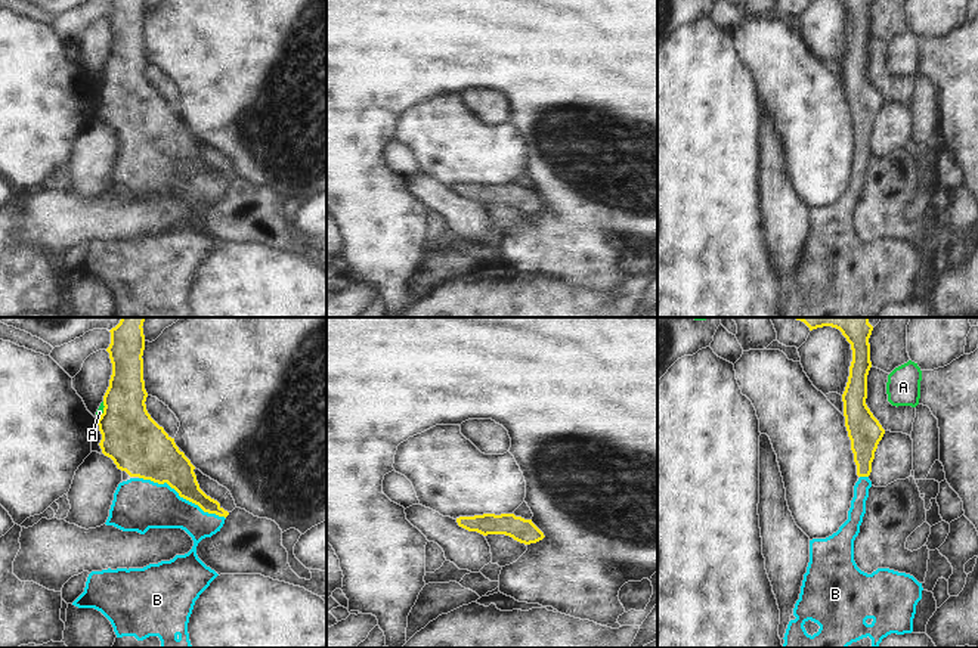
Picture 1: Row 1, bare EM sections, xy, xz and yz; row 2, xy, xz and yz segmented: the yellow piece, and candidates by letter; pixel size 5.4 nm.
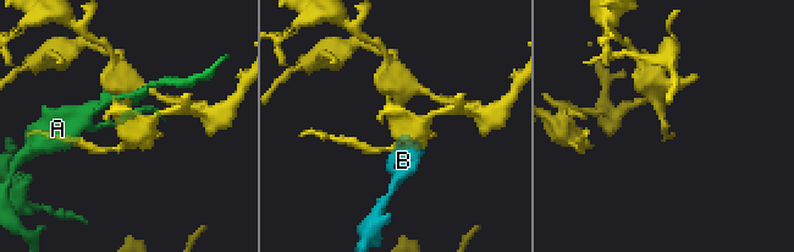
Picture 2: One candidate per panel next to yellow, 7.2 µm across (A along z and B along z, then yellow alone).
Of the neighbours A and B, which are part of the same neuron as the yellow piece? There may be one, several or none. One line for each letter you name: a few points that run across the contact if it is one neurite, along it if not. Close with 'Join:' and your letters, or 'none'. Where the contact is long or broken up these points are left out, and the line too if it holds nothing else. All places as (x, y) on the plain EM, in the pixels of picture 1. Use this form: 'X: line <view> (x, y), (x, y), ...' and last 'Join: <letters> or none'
Join: B

